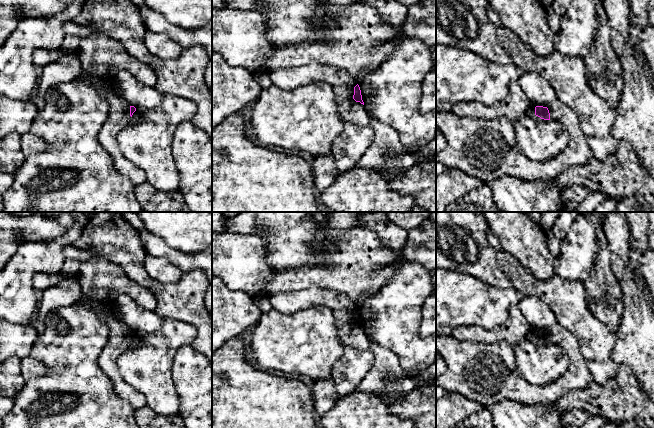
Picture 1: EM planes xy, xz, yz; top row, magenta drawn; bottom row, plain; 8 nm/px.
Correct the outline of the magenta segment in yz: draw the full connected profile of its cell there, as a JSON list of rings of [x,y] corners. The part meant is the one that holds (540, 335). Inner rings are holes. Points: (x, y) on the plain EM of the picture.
[[[556,323],[543,329],[530,329],[526,334],[535,343],[556,344],[563,348],[569,357],[569,367],[563,376],[554,383],[537,386],[528,383],[517,371],[515,353],[512,345],[505,341],[481,343],[476,341],[459,341],[451,336],[436,336],[436,352],[446,361],[447,369],[436,378],[436,387],[459,393],[491,409],[502,400],[511,400],[525,405],[551,404],[568,392],[577,392],[588,388],[593,377],[588,370],[576,337],[561,324]]]

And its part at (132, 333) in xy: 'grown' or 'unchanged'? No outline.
grown

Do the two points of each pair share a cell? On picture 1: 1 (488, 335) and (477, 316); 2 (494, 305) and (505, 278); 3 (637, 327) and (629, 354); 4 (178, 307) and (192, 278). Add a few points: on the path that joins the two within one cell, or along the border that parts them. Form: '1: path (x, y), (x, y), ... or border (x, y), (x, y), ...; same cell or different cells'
1: border (506, 319), (501, 324), (490, 329), (479, 327); different cells
2: border (479, 279), (500, 287), (513, 287), (523, 295); different cells
3: path (637, 334), (637, 345), (635, 347); same cell
4: path (183, 300), (192, 285); same cell

